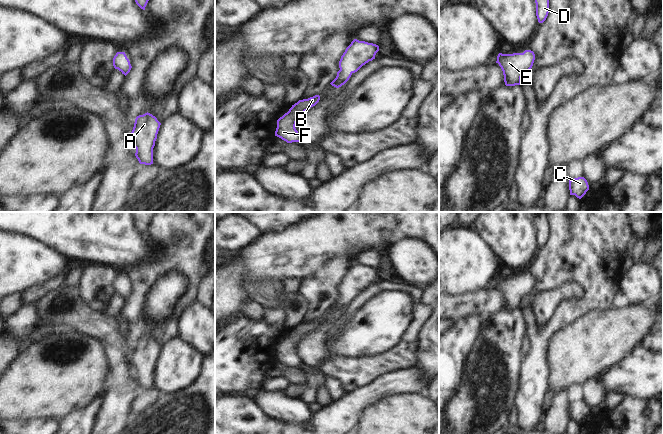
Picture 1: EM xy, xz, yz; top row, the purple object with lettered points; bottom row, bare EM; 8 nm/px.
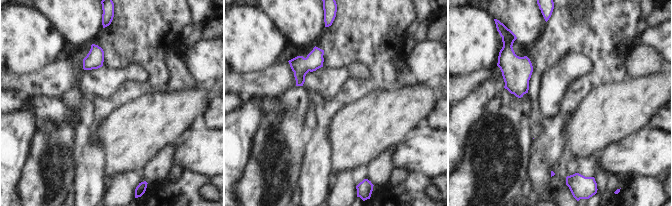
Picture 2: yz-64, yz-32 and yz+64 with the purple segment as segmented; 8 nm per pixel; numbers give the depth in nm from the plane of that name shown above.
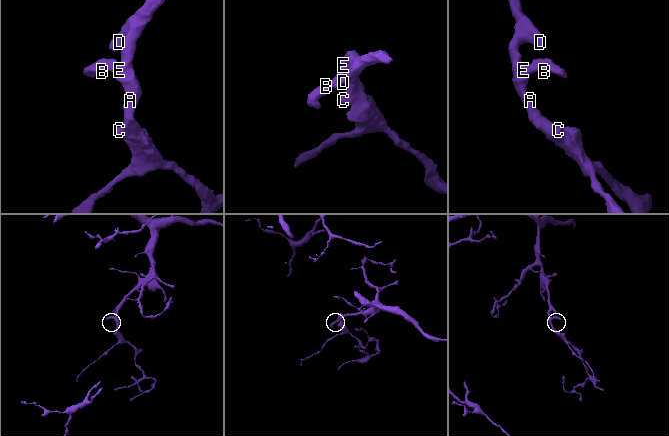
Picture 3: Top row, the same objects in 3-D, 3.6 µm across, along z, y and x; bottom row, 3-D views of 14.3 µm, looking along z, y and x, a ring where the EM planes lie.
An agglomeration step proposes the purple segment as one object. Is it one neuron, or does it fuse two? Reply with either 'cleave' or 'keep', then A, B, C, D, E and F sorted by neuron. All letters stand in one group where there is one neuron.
keep; A B C D E F

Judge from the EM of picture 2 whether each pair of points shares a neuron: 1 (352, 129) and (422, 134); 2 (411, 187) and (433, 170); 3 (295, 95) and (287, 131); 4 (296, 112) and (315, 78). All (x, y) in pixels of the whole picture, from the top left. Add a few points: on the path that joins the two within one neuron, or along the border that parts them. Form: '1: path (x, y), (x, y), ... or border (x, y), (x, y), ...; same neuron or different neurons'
1: border (427, 118), (423, 118), (408, 137), (395, 147); different neurons
2: border (409, 172), (418, 172), (432, 178), (437, 178); different neurons
3: path (295, 104), (292, 122); same neuron
4: border (303, 85), (309, 92); different neurons

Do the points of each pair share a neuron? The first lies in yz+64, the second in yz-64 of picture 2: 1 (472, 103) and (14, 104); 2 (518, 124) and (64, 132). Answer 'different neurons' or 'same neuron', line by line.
1: different neurons
2: same neuron

